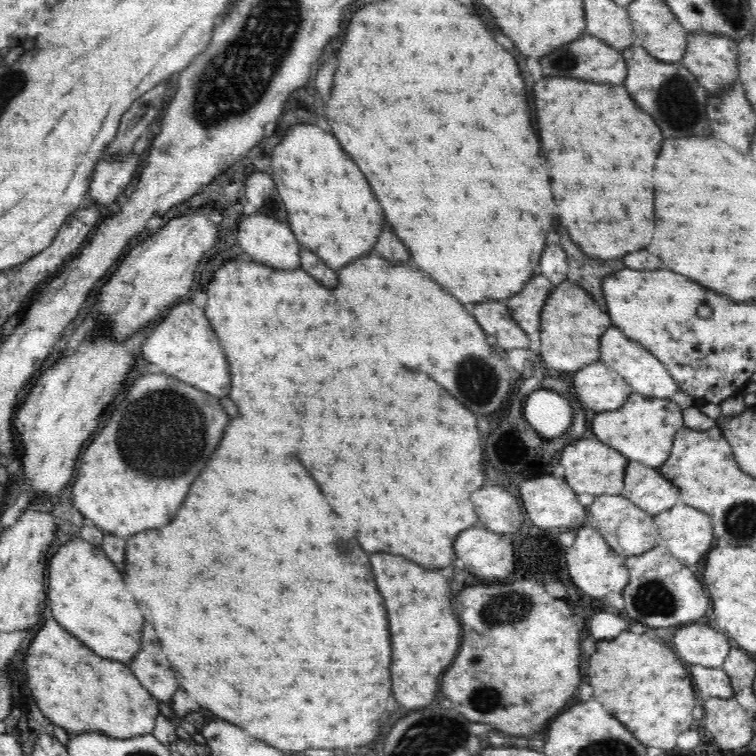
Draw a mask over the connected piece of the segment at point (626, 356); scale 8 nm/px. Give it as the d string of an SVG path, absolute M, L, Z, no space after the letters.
M614 325L605 328L602 332L602 338L599 340L599 360L611 370L614 370L627 383L634 393L647 397L658 397L662 400L668 400L679 390L678 383L668 370L654 357L646 348L643 348L639 342L630 340Z

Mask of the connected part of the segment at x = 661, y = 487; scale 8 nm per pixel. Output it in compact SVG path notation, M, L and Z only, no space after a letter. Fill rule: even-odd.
M635 460L625 466L621 495L651 515L665 511L680 502L679 490L658 469Z

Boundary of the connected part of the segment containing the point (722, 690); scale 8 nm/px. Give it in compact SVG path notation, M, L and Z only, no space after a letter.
M697 664L686 665L686 667L689 669L690 680L698 701L708 697L719 699L733 697L729 676L722 667L705 667Z

